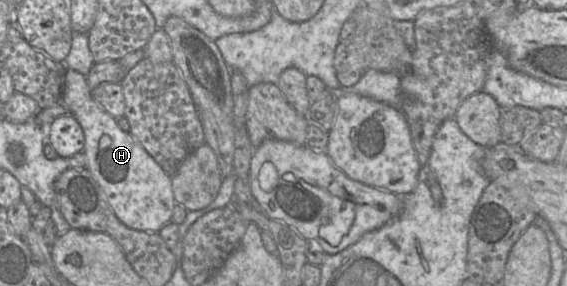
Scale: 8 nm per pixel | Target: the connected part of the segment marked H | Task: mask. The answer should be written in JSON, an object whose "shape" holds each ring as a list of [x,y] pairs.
{"shape":[[[67,69],[62,100],[65,107],[81,125],[87,158],[87,170],[106,195],[117,219],[126,227],[158,233],[172,220],[176,205],[171,176],[166,174],[144,147],[131,135],[123,132],[112,117],[93,98],[86,76]]]}

